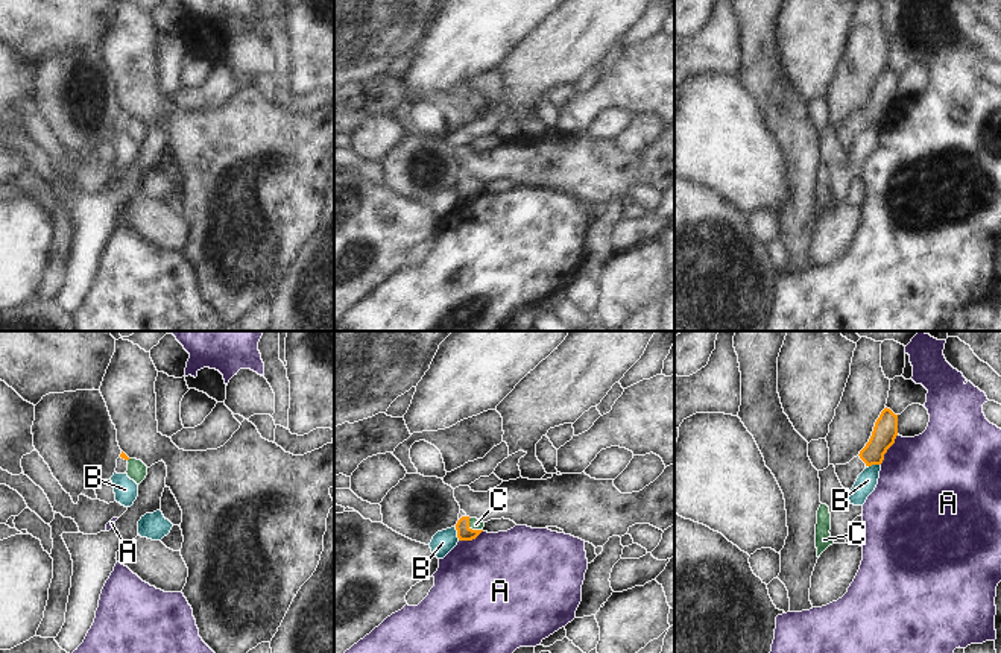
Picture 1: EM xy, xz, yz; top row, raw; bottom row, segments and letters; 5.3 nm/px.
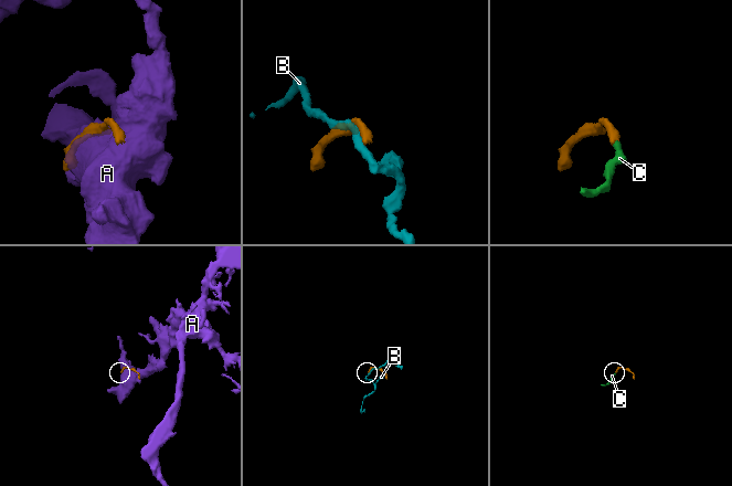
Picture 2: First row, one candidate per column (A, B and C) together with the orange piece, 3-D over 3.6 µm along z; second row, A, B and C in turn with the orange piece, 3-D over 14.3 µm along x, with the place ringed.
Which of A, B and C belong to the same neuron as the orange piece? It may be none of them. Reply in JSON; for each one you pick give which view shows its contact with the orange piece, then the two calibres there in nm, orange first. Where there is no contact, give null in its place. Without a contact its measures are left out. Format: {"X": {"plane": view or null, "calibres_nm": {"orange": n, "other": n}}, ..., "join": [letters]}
{"C": {"plane": "xz", "calibres_nm": {"orange": 80, "other": 60}}, "join": ["C"]}

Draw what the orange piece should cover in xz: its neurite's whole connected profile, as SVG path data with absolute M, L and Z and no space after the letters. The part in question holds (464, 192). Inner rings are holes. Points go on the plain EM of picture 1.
M462 176L457 184L459 200L472 200L483 191L485 182L477 178Z

